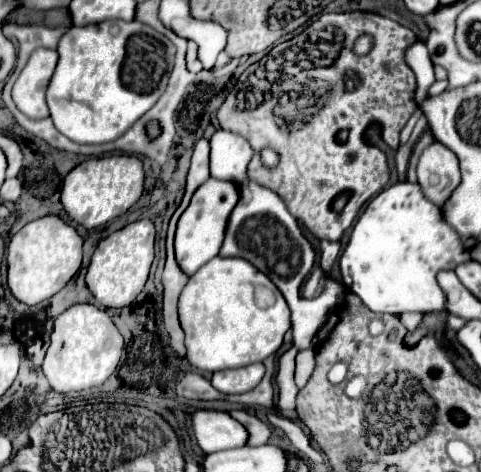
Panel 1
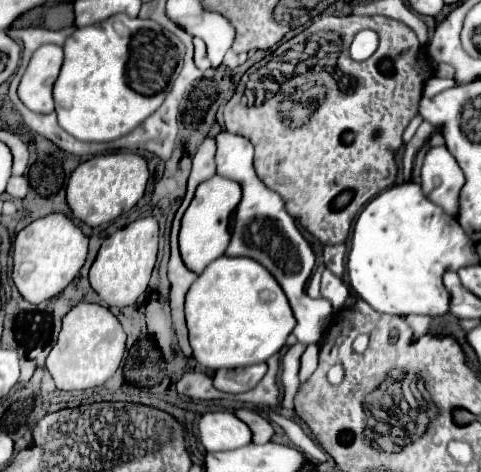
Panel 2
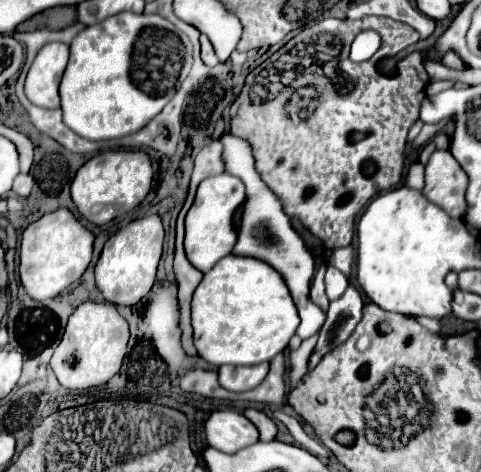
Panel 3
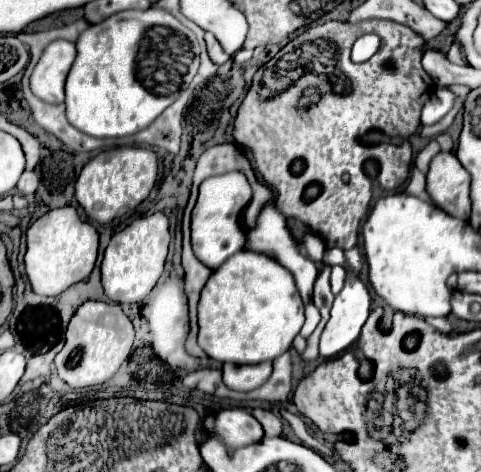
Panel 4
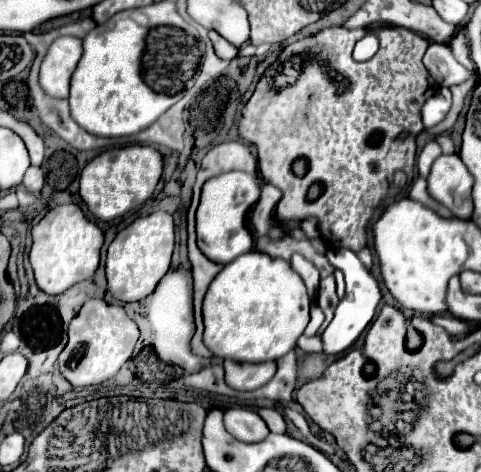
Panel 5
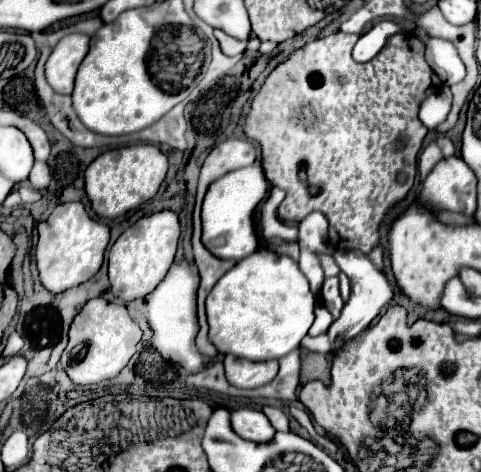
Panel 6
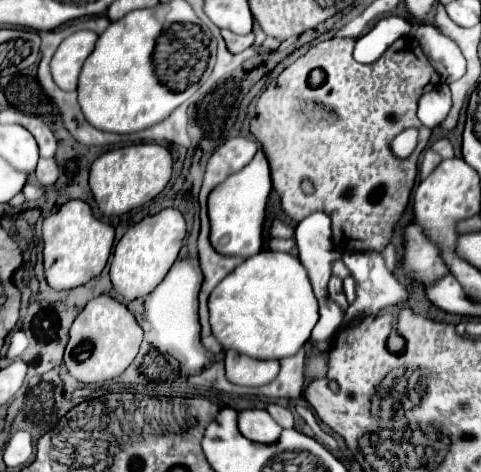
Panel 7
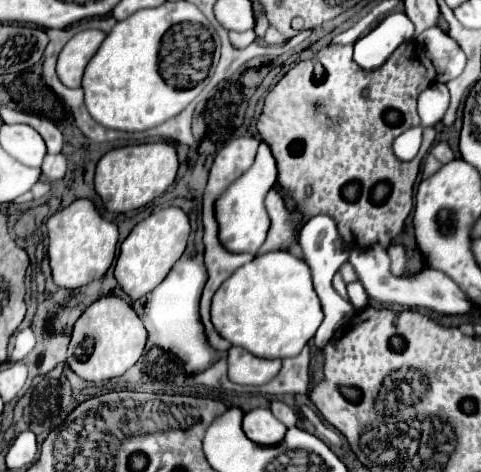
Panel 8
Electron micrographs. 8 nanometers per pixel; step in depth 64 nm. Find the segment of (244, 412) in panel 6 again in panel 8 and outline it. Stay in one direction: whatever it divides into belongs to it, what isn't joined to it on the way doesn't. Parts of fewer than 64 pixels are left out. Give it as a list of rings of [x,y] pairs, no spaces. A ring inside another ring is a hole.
[[[256,408],[246,412],[242,420],[242,428],[250,440],[262,446],[274,446],[286,434],[286,426],[278,422],[268,408]]]

